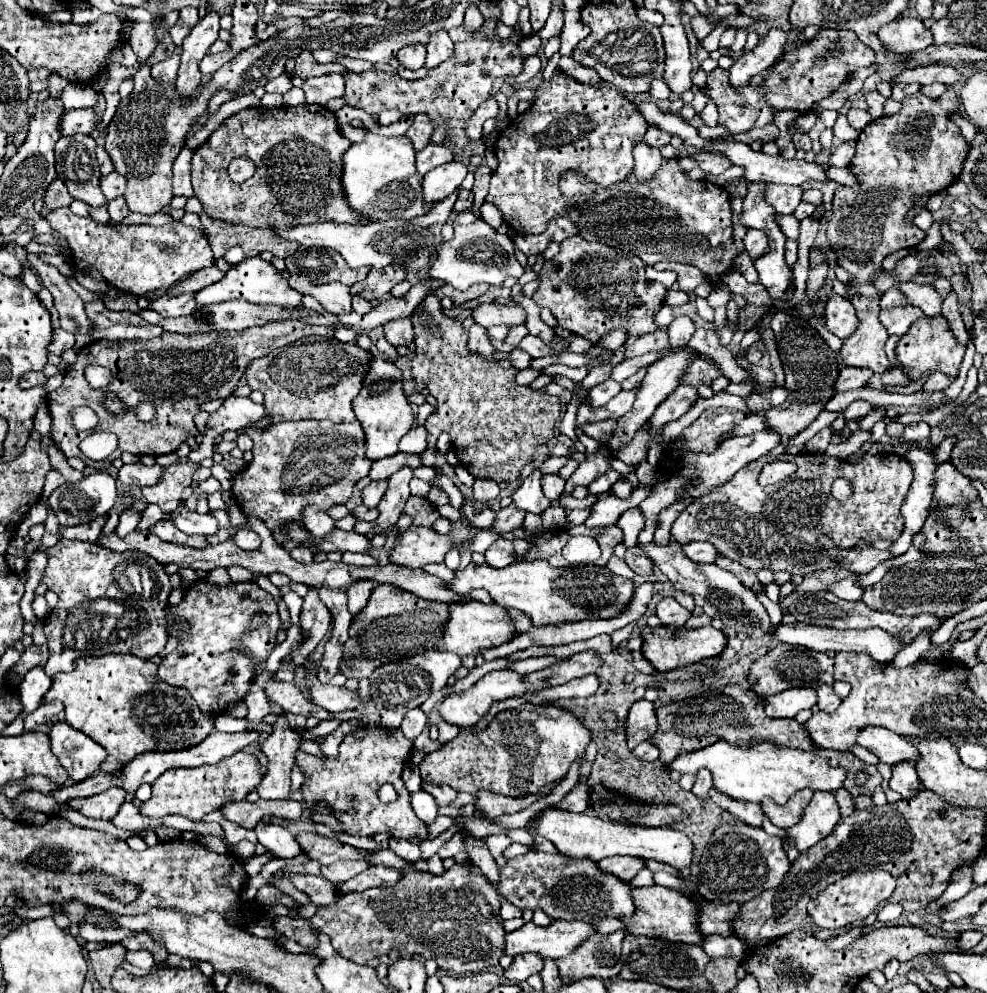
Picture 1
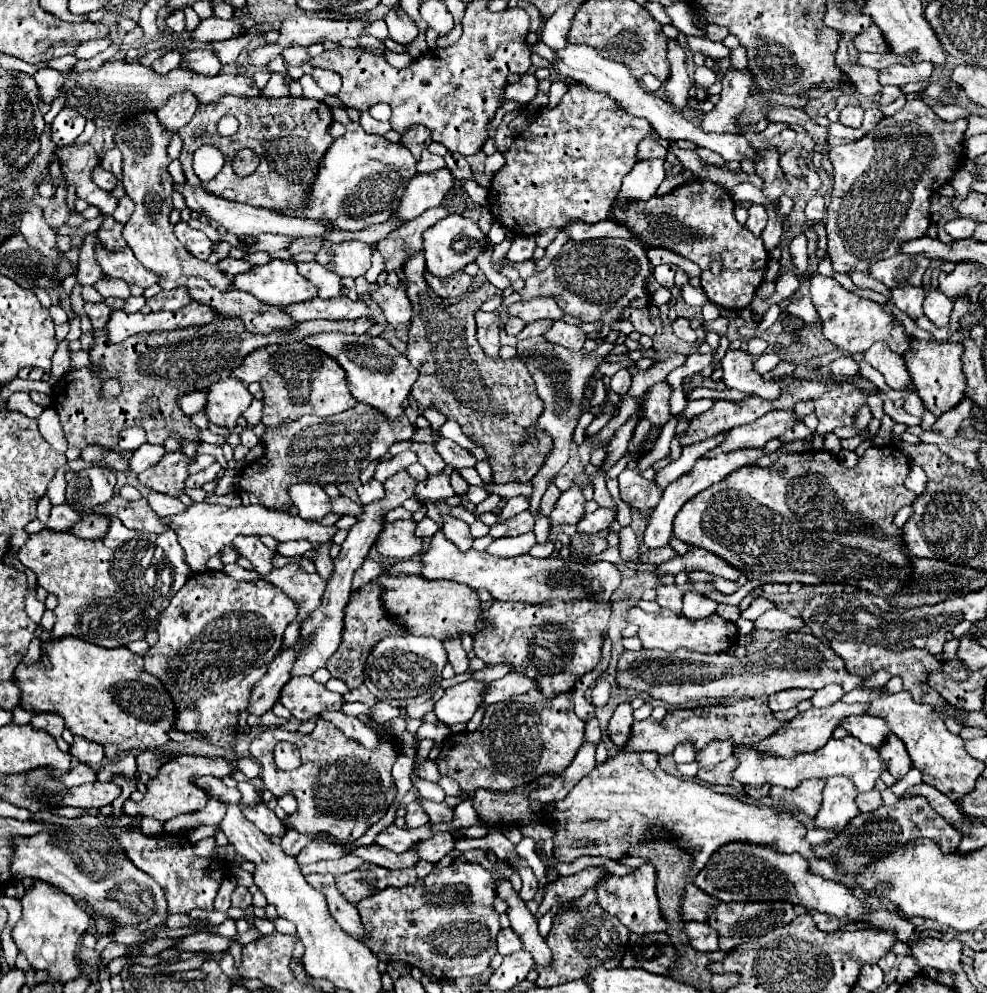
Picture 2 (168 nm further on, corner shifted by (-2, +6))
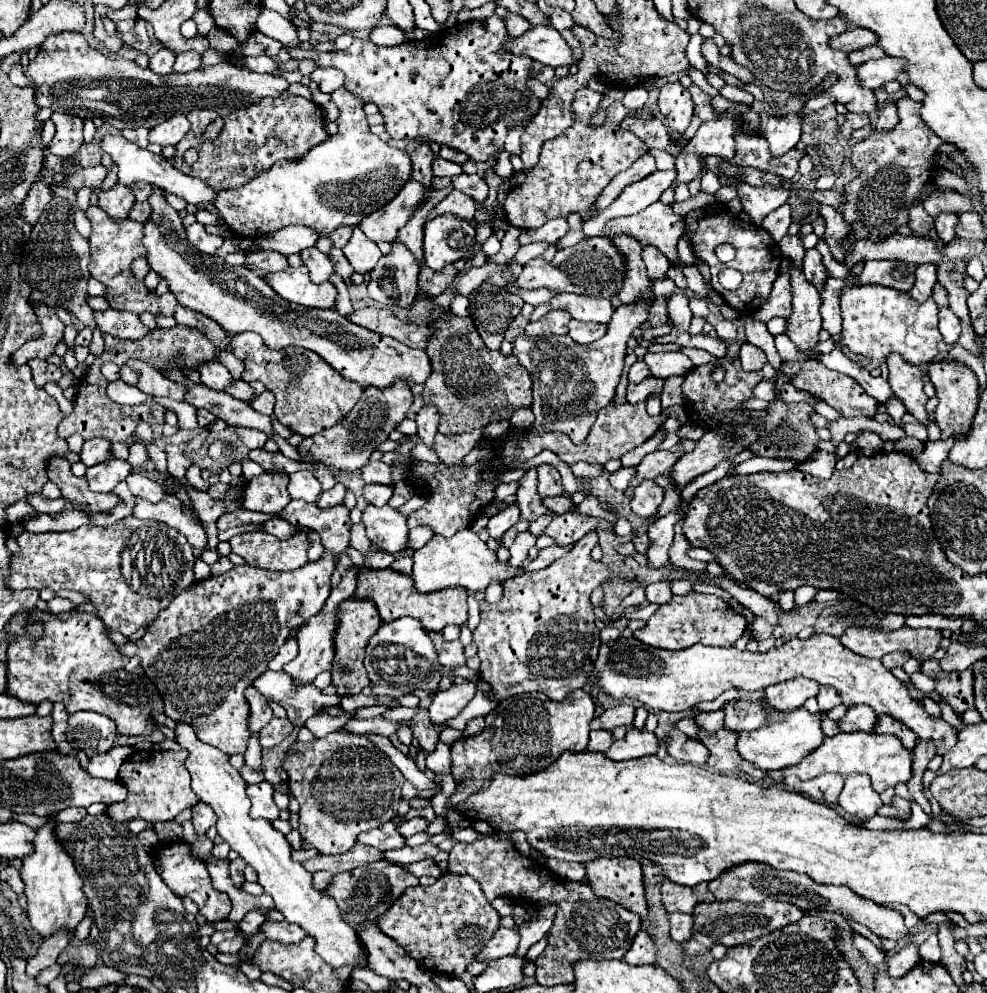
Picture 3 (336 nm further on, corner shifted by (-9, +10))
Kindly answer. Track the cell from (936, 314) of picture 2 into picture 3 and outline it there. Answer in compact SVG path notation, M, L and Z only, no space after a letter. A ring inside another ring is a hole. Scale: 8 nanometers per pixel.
M940 308L940 334L944 338L946 344L956 344L960 338L960 320L956 318L956 314L952 314L952 310L948 308Z

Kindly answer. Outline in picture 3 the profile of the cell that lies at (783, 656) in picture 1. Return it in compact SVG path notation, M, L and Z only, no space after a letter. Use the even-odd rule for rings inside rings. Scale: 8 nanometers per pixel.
M816 634L806 640L794 638L782 644L780 648L772 648L766 654L748 652L730 648L712 648L704 644L694 644L688 650L662 650L646 646L636 638L620 636L614 642L606 642L600 646L598 660L594 662L594 670L588 680L598 682L604 694L620 700L632 698L642 702L646 710L664 710L664 712L684 712L692 708L696 702L714 700L728 688L742 688L746 692L764 690L770 684L786 682L792 678L812 678L820 684L828 684L836 688L844 706L868 704L876 714L892 714L892 718L900 718L908 728L916 732L918 738L930 738L936 742L938 754L944 756L956 744L956 728L946 724L944 720L932 720L920 702L914 702L908 696L906 686L892 676L888 668L882 666L880 660L870 660L848 652L840 644L838 638L830 634Z

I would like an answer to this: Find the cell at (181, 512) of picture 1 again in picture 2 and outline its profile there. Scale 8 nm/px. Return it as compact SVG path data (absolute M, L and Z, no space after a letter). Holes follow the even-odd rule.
M149 492L147 500L149 500L149 504L153 504L153 510L161 516L175 516L175 514L185 512L185 508L187 508L179 498L169 498L167 494Z

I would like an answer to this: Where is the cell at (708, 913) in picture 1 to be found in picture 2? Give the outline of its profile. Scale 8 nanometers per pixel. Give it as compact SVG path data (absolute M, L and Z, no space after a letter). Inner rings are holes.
M695 884L685 886L685 898L683 898L683 916L687 918L687 922L707 922L709 918L709 910L713 906L719 906L721 900L715 900L699 890Z

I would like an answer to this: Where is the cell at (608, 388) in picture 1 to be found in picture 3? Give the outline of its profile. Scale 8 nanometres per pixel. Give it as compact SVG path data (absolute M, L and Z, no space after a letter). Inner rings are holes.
M638 360L636 364L632 364L632 368L628 372L628 380L630 382L640 382L640 380L644 380L648 376L650 376L650 370L648 370L648 366L646 366L644 360Z

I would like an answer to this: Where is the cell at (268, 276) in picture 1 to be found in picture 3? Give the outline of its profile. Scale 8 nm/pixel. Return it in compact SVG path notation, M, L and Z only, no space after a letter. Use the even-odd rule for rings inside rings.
M288 268L284 272L268 274L266 282L288 302L308 306L308 308L334 308L338 290L332 282L312 284L308 278L308 268Z

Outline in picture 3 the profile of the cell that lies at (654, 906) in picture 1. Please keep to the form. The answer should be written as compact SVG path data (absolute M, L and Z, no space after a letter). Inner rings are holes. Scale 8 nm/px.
M594 858L584 862L586 878L594 894L620 902L646 920L648 906L644 898L644 880L640 862L632 858Z

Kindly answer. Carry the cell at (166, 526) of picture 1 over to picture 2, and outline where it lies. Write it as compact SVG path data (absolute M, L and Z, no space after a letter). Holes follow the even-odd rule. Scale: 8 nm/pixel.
M119 494L113 496L113 502L109 502L109 506L101 506L101 510L95 512L103 512L111 516L119 516L119 520L133 530L141 530L141 532L153 532L153 534L163 534L169 532L171 526L163 522L163 518L159 514L155 514L155 510L149 506L149 502L145 498L135 500L135 502L125 502Z

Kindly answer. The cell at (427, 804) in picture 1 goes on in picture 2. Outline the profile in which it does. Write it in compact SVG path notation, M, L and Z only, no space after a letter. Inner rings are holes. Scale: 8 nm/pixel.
M413 800L405 810L407 810L405 820L407 820L407 826L409 826L409 828L419 828L419 826L423 826L423 824L427 824L427 822L429 822L429 816L425 814L425 810L423 810L421 802Z

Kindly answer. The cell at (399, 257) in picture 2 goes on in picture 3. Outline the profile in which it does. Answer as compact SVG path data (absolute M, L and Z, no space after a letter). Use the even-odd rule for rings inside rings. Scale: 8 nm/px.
M452 190L432 212L430 212L430 218L434 216L440 216L444 212L454 212L458 216L462 216L464 220L472 220L474 218L474 212L476 212L476 204L470 196L466 196L464 192L458 192L458 190Z

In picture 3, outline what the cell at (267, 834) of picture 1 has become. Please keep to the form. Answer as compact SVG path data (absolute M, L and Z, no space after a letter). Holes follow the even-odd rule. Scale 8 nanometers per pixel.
M260 782L260 784L252 784L246 788L248 798L252 800L252 808L250 808L250 816L252 818L266 818L266 820L276 820L280 810L272 798L274 788L270 782Z

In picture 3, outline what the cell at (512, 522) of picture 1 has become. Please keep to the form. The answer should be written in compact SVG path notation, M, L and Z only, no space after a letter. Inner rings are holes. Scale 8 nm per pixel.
M522 520L522 522L518 522L516 526L512 526L512 528L504 534L504 548L510 548L510 546L512 546L512 542L514 542L514 538L516 538L522 530L526 530L526 528L528 528L528 522L524 522L524 520Z

